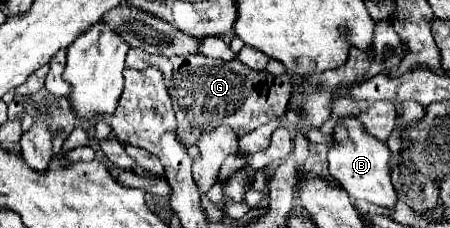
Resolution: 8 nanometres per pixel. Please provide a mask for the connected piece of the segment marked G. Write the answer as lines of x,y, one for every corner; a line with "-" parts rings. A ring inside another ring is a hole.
129,49
125,65
131,69
147,69
153,65
163,71
169,95
173,99
173,109
177,113
177,135
185,147
195,145
203,131
211,131
217,125
229,125
237,137
243,137
273,117
285,115
291,125
305,119
301,113
291,109
285,113
291,97
291,73
271,77
267,71
251,71
237,59
219,63
219,59
205,55
187,55
187,59
183,59
177,55
149,55
139,49

